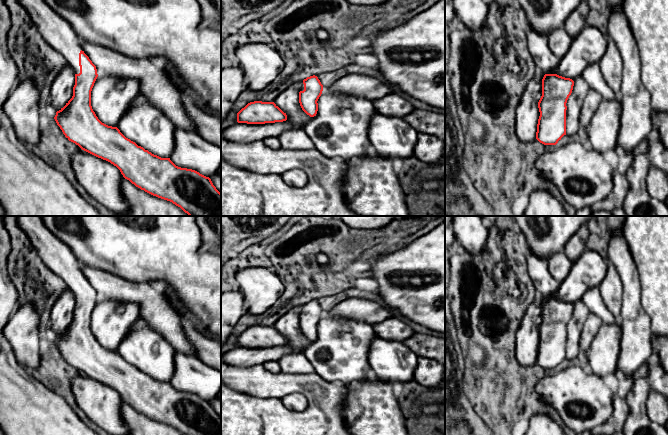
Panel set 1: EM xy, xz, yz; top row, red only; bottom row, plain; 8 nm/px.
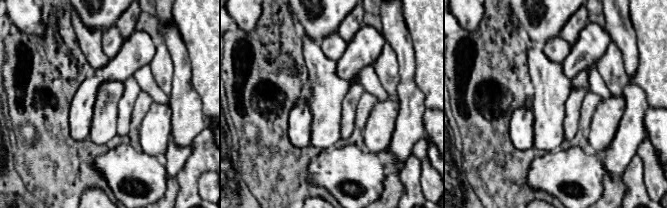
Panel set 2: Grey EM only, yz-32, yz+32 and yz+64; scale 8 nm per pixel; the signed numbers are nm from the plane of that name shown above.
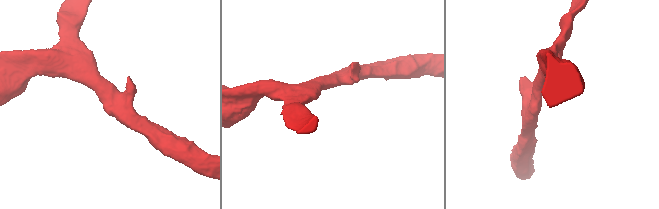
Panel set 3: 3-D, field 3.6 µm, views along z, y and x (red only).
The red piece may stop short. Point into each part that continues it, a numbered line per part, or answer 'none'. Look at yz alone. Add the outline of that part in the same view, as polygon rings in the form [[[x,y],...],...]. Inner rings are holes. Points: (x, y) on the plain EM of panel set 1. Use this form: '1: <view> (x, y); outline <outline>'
1: yz (545, 285); outline [[[522,236],[521,245],[527,262],[528,274],[535,287],[535,299],[544,301],[545,298],[554,298],[560,283],[549,272],[549,258],[536,256]]]

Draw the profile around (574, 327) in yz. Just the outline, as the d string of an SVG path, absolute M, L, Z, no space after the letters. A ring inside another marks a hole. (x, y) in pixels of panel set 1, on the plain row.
M582 299L573 305L573 314L566 327L566 359L569 360L574 359L581 349L586 352L590 349L591 341L603 324Z

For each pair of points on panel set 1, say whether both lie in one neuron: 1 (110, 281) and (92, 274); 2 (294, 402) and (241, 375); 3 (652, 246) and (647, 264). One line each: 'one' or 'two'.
1: one
2: two
3: one

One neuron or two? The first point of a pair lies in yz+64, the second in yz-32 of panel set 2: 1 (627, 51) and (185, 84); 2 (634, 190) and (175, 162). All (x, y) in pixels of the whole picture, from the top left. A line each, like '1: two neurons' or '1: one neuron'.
1: one neuron
2: two neurons

